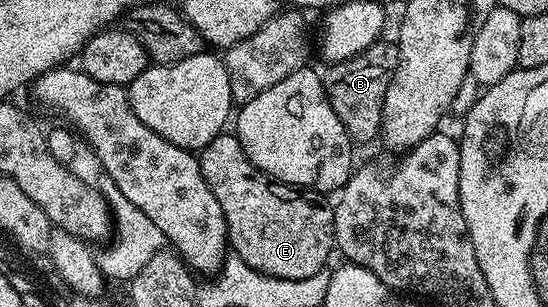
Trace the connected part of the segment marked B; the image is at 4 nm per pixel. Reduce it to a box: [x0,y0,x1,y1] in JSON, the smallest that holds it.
[324,41,398,144]

